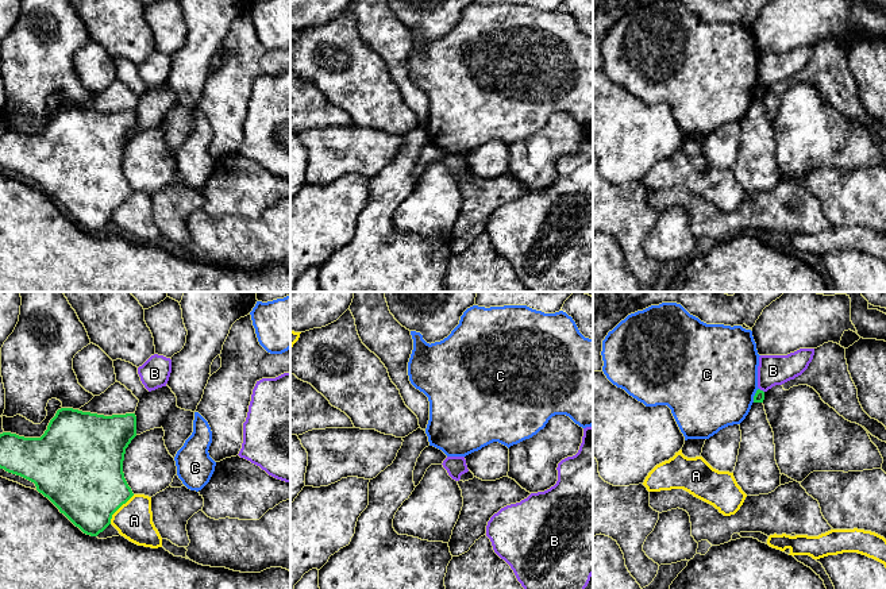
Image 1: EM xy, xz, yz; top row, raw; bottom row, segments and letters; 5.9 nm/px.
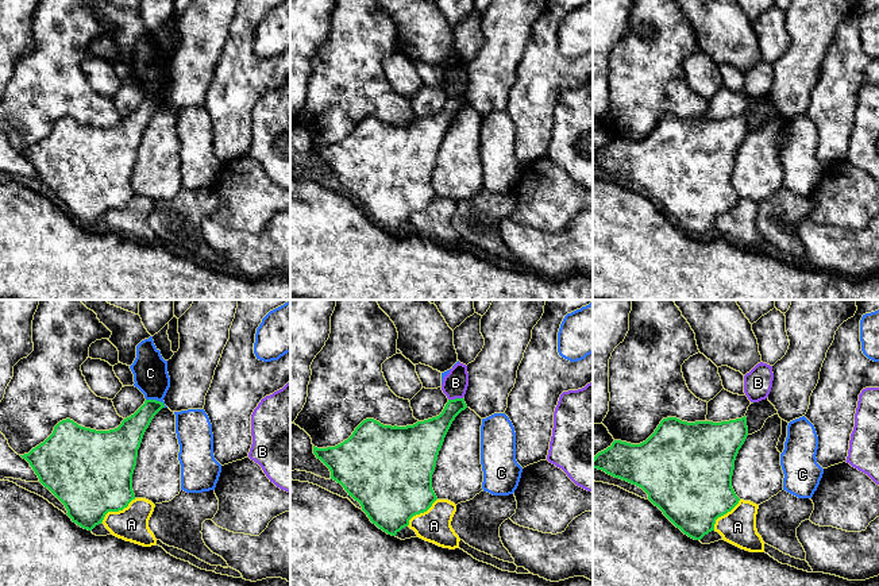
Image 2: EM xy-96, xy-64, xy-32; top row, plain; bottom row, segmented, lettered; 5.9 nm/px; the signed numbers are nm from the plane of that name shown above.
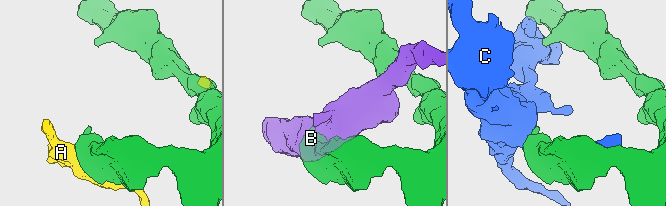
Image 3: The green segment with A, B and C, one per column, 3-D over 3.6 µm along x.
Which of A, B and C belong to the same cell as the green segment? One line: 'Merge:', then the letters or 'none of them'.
Merge: none of them

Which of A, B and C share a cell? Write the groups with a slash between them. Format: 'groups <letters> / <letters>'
groups A / B / C

